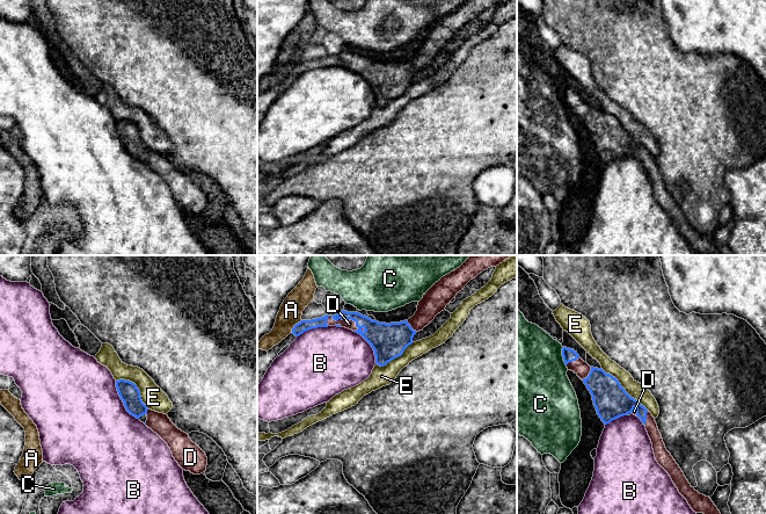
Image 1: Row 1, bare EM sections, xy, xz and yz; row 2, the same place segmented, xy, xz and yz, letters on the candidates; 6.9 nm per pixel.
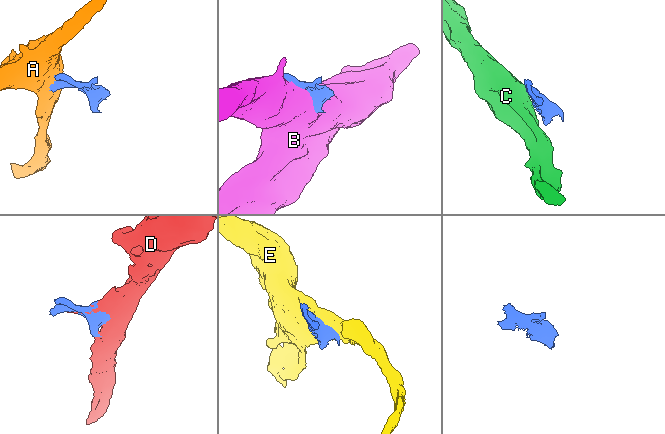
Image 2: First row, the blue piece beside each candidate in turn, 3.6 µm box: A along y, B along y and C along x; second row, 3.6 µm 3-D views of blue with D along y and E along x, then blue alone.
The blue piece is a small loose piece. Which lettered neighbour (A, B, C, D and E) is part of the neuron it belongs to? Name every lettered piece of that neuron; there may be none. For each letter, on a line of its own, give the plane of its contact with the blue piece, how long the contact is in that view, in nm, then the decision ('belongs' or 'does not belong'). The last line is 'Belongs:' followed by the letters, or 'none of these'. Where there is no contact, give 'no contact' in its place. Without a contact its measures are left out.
A: contact in xz; length 110 nm; does not belong
B: contact in xy; length 320 nm; does not belong
C: contact in yz; length 140 nm; does not belong
D: contact in xz; length 240 nm; belongs
E: contact in yz; length 440 nm; does not belong
Belongs: D

